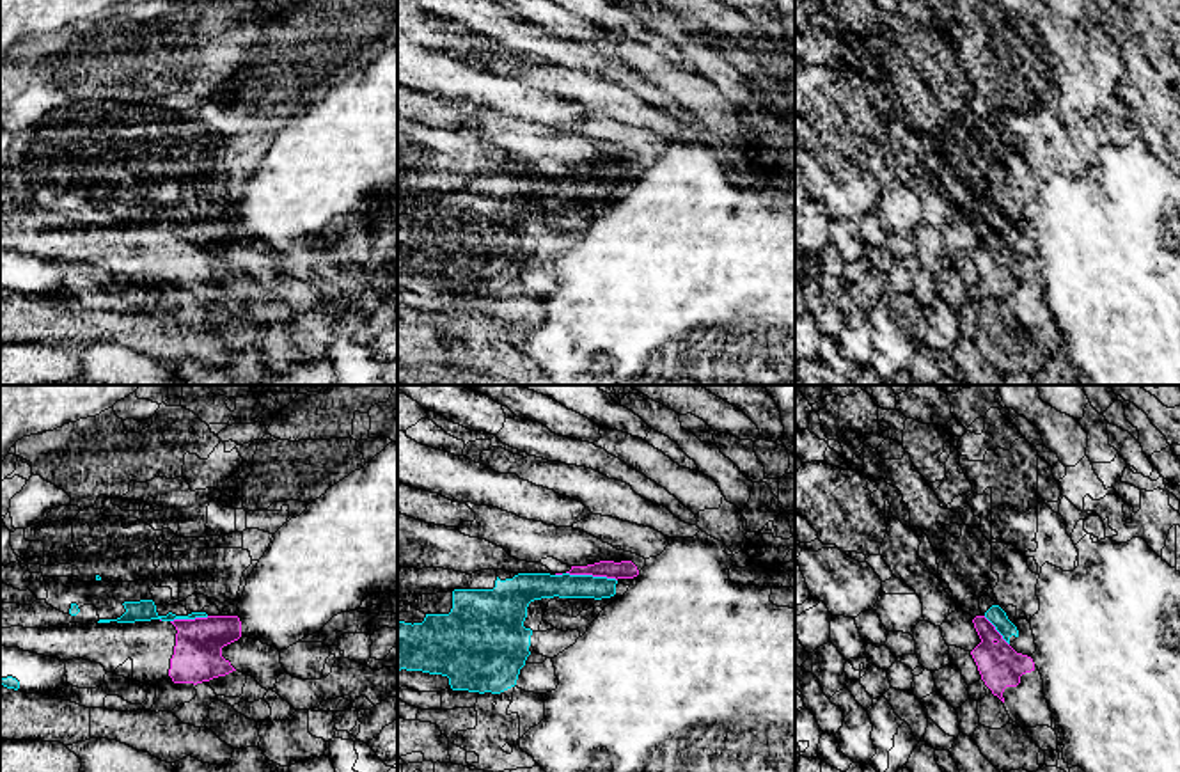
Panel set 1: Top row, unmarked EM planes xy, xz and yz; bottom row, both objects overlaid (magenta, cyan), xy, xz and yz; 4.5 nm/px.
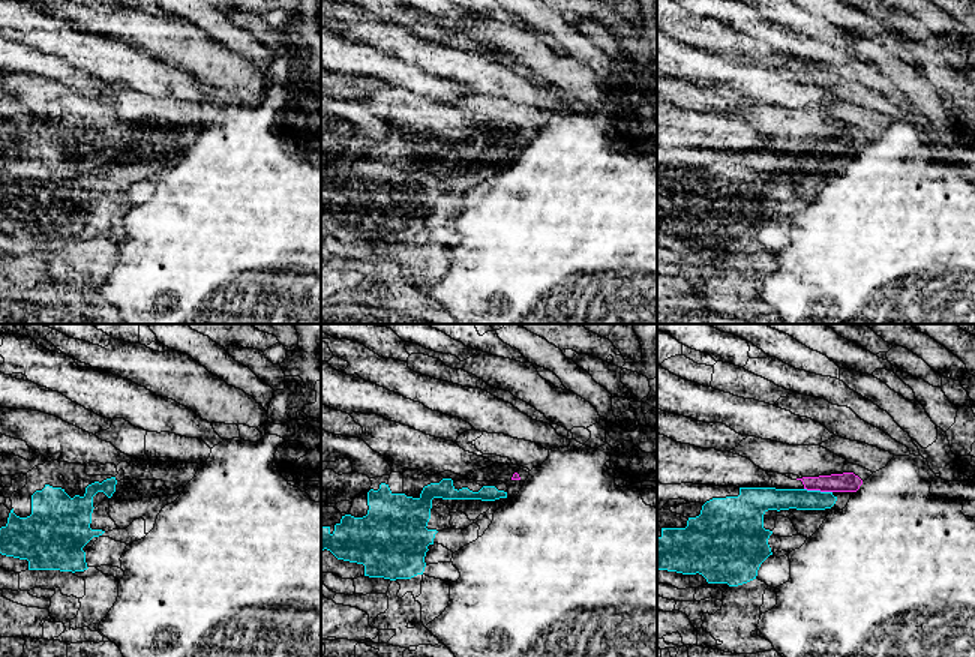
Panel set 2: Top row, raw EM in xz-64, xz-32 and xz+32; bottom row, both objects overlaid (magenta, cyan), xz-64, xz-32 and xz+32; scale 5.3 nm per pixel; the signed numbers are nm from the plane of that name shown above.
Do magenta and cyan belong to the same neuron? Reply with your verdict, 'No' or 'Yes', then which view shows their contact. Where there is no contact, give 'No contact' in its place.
No. Touches magenta in xz

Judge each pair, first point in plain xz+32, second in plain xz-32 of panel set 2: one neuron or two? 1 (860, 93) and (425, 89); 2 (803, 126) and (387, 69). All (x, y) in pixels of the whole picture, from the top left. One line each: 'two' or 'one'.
1: two
2: two

